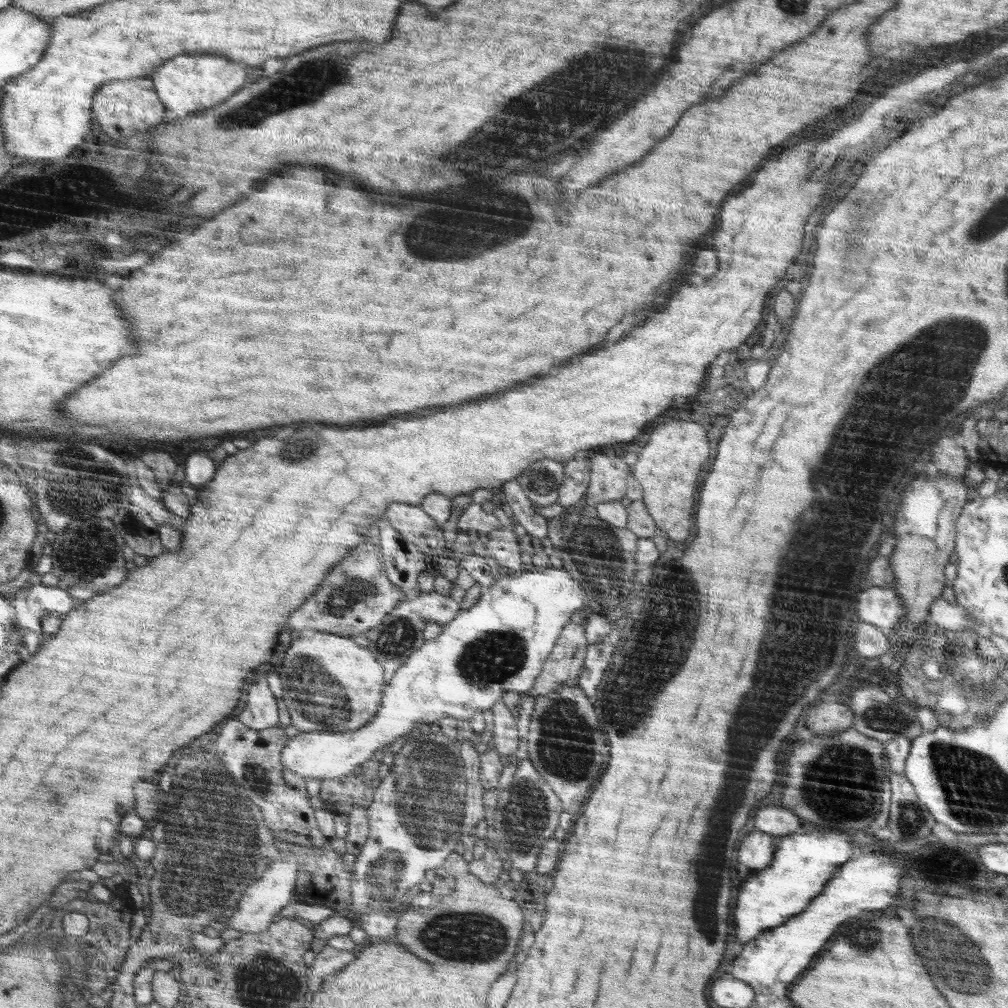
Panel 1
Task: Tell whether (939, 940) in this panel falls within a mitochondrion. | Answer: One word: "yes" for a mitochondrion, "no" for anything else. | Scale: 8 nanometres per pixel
yes

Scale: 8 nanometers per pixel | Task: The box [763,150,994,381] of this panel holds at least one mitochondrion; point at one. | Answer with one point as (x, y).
(862, 218)

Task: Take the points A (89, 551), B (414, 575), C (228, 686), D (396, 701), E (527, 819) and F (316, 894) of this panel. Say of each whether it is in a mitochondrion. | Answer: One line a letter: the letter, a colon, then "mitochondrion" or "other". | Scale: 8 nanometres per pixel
A: mitochondrion
B: other
C: other
D: other
E: mitochondrion
F: other

